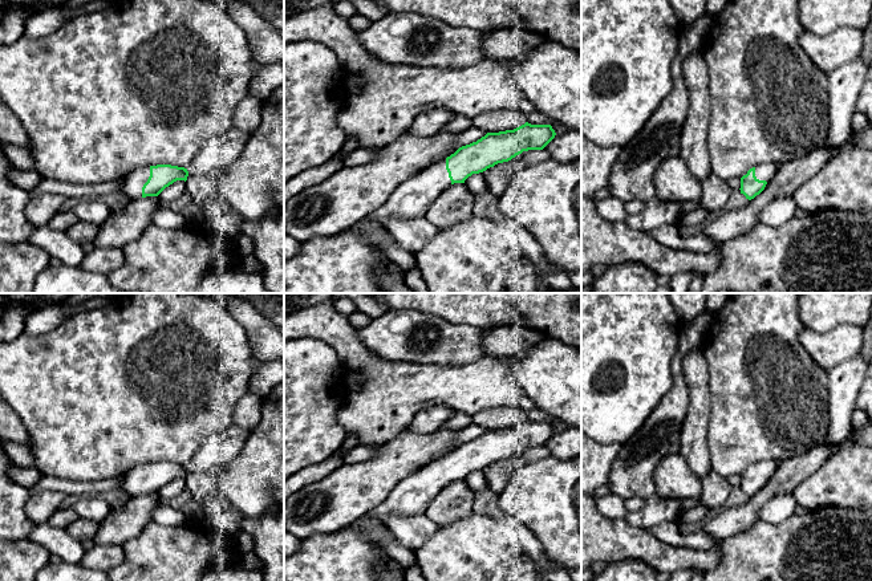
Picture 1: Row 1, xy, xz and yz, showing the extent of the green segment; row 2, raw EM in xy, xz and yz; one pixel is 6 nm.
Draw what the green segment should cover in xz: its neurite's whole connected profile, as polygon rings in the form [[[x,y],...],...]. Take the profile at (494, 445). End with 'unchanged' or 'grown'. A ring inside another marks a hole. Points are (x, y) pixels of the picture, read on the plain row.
[[[528,419],[514,427],[487,430],[476,439],[459,444],[445,458],[405,478],[392,488],[388,497],[380,505],[369,511],[362,519],[376,519],[380,524],[386,525],[389,516],[425,515],[429,504],[450,482],[465,480],[472,471],[479,471],[498,460],[508,459],[523,448],[543,447],[555,432],[556,430],[551,422],[531,422]]]; grown

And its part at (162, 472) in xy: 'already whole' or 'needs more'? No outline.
needs more

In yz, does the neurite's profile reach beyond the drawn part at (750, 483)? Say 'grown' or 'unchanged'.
grown

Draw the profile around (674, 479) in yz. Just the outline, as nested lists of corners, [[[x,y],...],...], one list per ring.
[[[668,454],[654,472],[656,496],[662,499],[699,499],[702,479],[678,454]]]

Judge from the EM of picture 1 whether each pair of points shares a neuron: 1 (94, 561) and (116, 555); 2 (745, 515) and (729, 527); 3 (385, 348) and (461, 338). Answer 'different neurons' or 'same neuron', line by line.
1: same neuron
2: same neuron
3: same neuron

